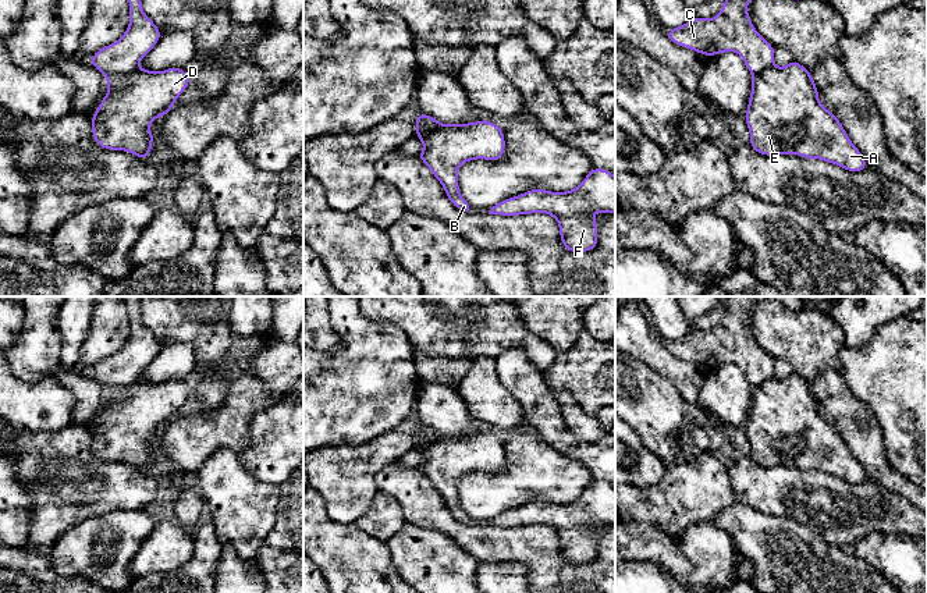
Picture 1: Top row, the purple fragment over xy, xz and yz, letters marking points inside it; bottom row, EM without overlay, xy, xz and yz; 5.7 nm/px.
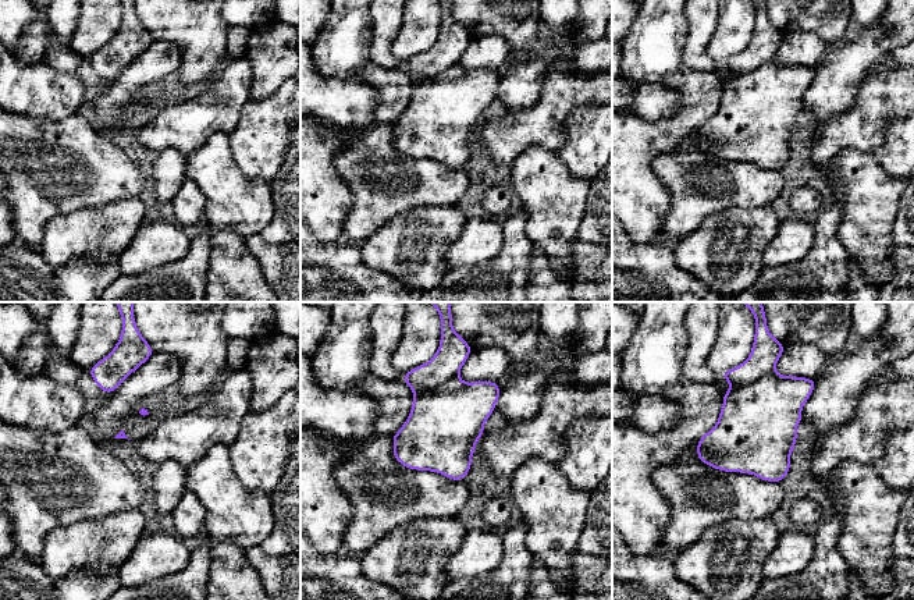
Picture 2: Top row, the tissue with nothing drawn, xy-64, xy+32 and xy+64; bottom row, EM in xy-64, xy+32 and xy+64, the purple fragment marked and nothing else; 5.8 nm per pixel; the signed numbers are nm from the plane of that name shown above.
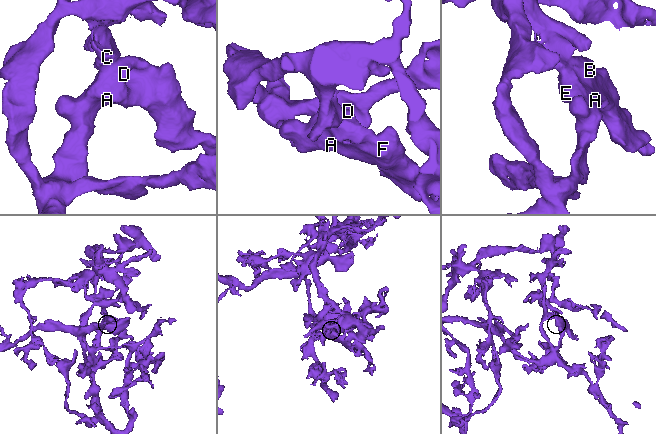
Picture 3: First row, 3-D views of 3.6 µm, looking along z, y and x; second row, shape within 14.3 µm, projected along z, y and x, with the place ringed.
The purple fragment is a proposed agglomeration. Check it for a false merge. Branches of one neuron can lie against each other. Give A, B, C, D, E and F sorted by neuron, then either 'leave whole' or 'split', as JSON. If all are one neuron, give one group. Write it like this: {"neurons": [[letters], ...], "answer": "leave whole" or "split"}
{"neurons": [["A", "B", "D", "E", "F"], ["C"]], "answer": "split"}

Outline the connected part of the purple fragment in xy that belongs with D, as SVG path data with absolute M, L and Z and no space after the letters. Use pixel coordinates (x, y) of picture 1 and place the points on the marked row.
M135 68L128 74L107 78L109 90L92 118L92 134L95 142L110 150L122 150L145 160L152 152L152 142L156 138L149 128L157 117L164 117L191 84L188 74L180 68L164 71L148 71Z

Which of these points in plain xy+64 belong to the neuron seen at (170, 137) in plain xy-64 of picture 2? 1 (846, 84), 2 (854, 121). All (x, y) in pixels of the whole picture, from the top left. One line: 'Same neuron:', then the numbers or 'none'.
Same neuron: 2

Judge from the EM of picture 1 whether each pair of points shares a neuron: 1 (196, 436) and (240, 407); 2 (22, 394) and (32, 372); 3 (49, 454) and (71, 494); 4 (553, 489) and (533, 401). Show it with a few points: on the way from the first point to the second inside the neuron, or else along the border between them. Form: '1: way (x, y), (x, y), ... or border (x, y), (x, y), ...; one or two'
1: way (208, 432), (217, 429), (228, 418); one
2: border (14, 375), (28, 382), (53, 376), (60, 383); two
3: way (53, 464), (63, 473), (68, 485); one
4: border (525, 428), (536, 432), (550, 446), (569, 455); two

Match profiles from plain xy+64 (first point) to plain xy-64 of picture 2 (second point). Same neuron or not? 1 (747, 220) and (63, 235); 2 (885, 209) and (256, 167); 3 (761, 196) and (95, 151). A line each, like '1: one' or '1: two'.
1: one
2: two
3: one

